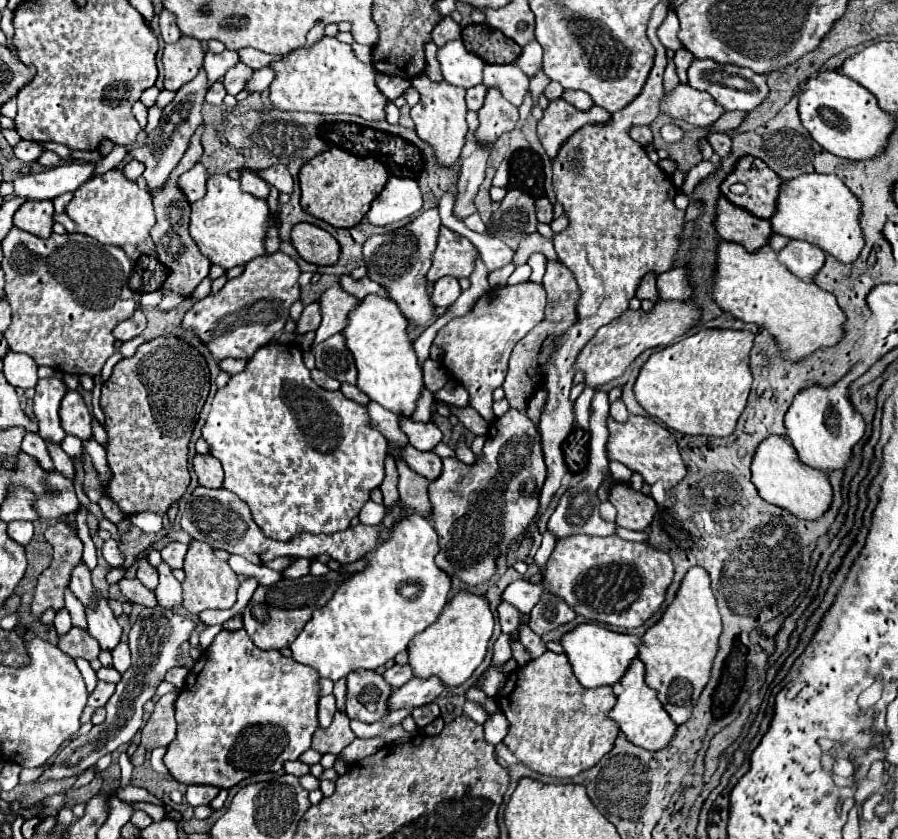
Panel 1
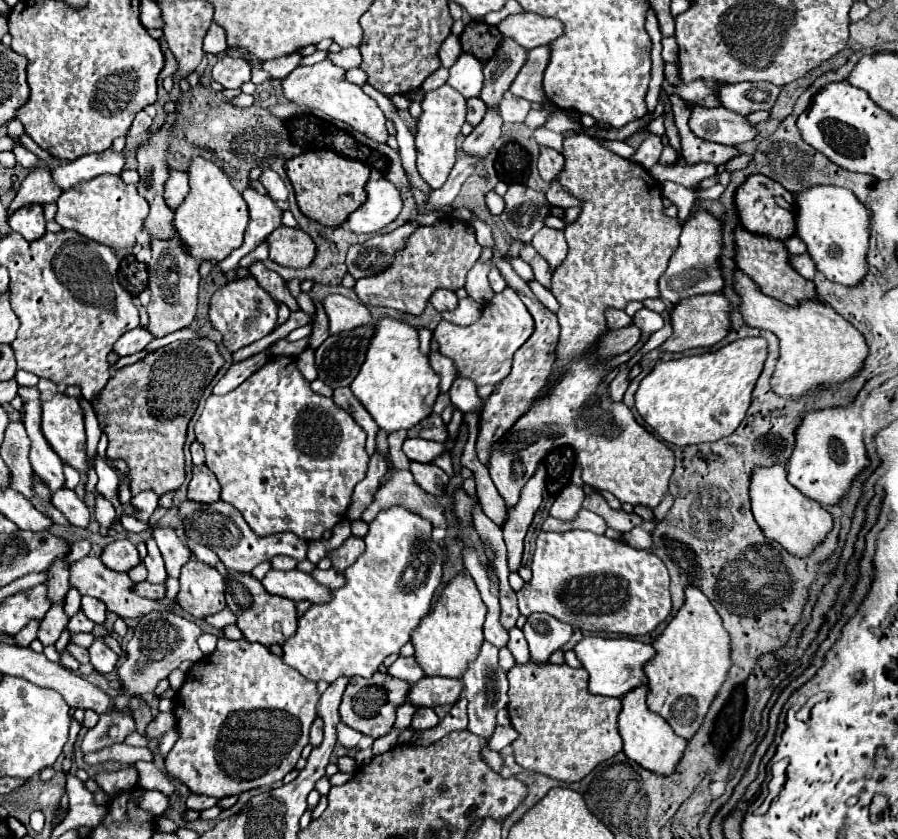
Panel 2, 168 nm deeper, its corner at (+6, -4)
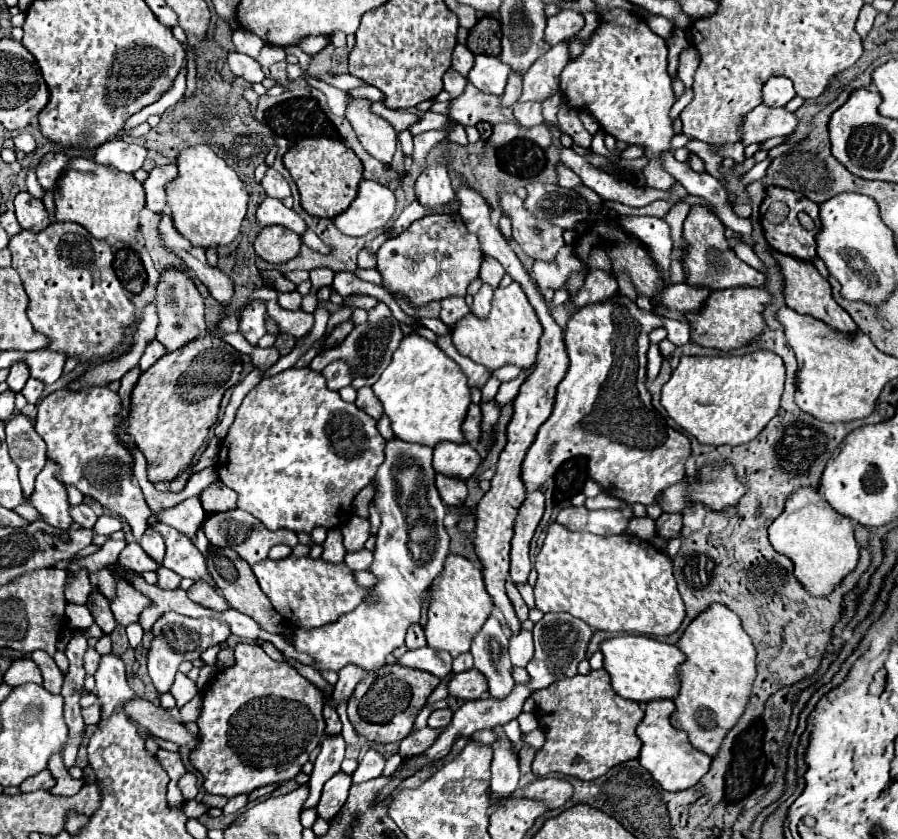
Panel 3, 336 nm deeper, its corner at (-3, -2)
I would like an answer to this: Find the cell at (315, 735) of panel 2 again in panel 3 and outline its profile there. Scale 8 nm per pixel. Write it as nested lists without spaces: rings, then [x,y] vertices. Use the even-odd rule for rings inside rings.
[[[326,735],[322,741],[322,749],[314,761],[314,771],[310,775],[310,797],[304,807],[314,807],[320,801],[322,785],[340,771],[340,763],[344,759],[344,739],[342,735]]]

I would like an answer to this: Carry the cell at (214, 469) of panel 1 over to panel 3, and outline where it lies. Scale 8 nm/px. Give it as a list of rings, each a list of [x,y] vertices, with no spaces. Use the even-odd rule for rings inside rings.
[[[216,481],[200,493],[200,501],[202,501],[202,507],[206,513],[226,511],[226,509],[236,507],[236,493],[232,489],[228,489],[224,483]]]

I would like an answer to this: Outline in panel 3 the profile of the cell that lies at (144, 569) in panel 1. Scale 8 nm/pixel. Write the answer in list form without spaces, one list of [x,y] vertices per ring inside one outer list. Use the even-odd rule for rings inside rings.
[[[88,387],[78,391],[60,389],[40,401],[34,427],[48,445],[48,459],[62,467],[60,481],[66,485],[76,485],[84,495],[122,515],[130,523],[134,539],[140,543],[152,511],[144,501],[140,485],[132,477],[124,477],[122,481],[120,467],[114,461],[114,457],[118,457],[120,461],[132,465],[130,453],[116,441],[116,407],[118,411],[122,409],[120,397],[108,387]]]

